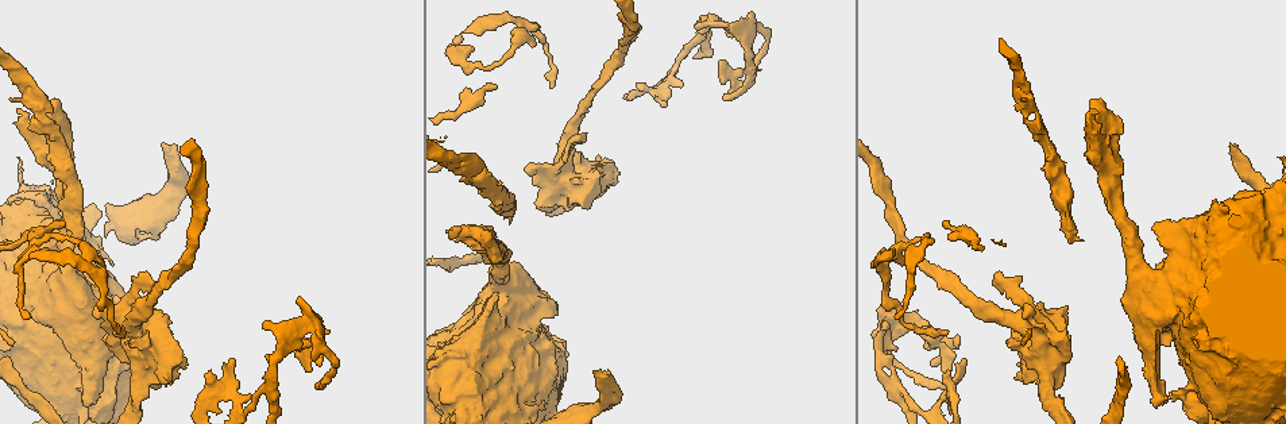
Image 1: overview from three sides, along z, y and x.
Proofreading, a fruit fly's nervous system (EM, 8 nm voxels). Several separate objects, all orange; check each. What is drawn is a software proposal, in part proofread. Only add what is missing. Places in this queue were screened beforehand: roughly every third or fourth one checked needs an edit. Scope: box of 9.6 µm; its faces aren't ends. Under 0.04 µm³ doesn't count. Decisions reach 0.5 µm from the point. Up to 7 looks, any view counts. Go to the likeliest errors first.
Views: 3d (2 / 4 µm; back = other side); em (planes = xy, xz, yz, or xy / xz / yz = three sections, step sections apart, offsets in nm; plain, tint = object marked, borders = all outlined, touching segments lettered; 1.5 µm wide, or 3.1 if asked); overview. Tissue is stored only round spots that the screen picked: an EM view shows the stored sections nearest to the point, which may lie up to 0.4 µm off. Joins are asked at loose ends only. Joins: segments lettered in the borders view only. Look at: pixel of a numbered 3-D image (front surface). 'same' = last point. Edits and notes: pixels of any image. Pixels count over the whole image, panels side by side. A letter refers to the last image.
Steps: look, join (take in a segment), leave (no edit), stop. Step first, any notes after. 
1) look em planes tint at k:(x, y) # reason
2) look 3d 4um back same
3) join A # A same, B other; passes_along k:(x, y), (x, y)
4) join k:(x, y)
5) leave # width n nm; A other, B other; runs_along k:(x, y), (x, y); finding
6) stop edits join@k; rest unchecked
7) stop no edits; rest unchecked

look em planes borders at 1:(509, 222) # free end

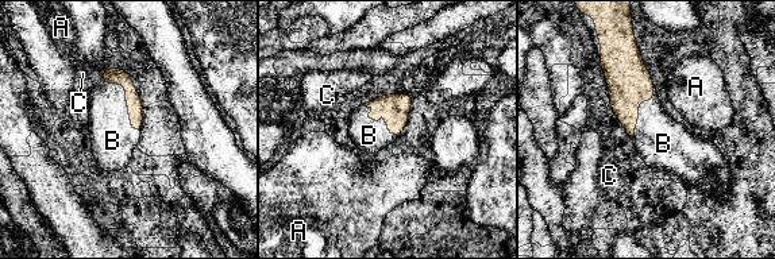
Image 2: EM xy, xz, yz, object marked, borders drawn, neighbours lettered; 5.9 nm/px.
join B # A other, B same, C other; passes_along 2:(396, 107), (385, 120), (369, 135); the cell continues

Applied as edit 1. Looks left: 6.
look overview # see it whole again

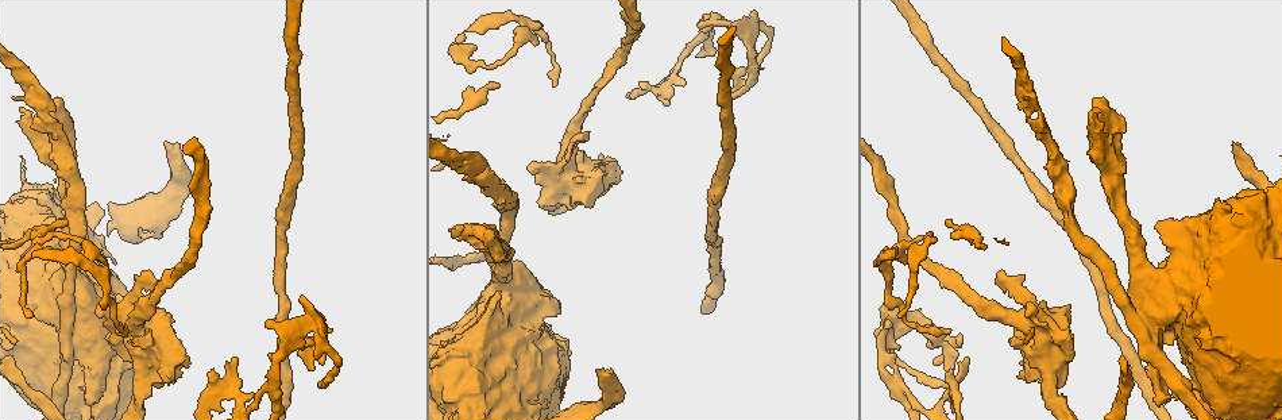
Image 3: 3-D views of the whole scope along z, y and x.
look 3d 4um at 3:(615, 162) # an open end

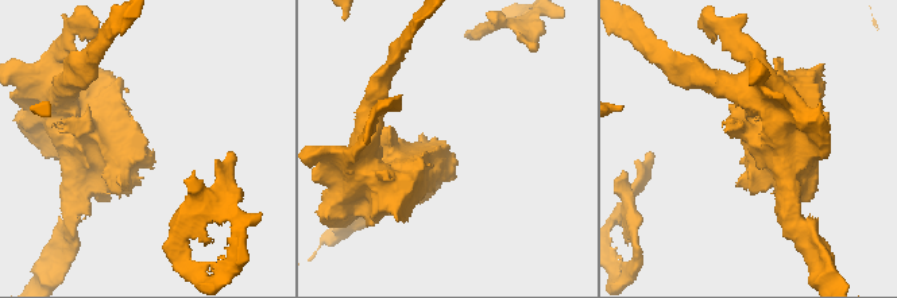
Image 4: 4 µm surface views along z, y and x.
look em planes borders at 4:(146, 144) # need the tissue

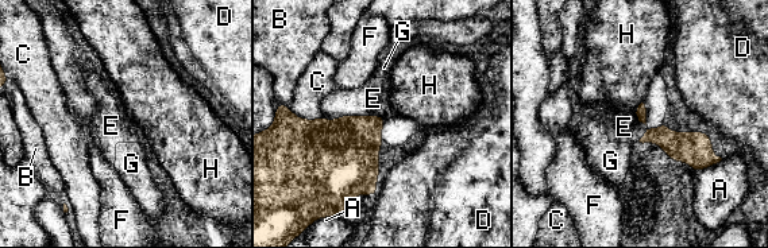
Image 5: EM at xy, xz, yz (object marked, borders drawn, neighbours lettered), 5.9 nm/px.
leave # A other, B other, C other, D other, E other, F other, G other, H other; border 5:(321, 117), (388, 119); none of them fits

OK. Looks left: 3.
look 3d 2um at 3:(700, 25) # an open end

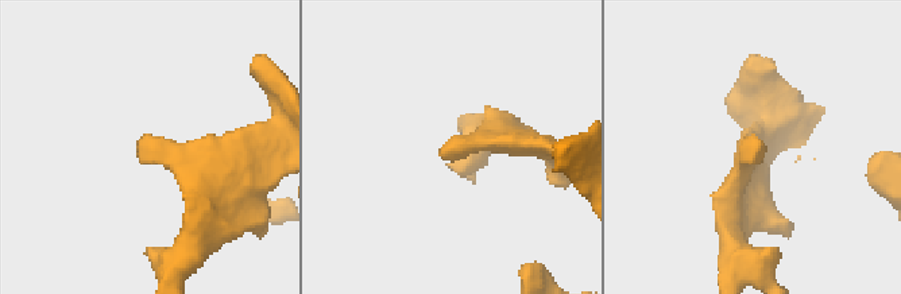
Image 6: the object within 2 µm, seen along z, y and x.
look em yz step 8 borders at 6:(442, 159) # now the EM

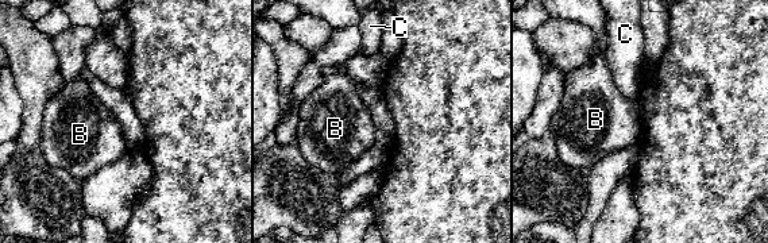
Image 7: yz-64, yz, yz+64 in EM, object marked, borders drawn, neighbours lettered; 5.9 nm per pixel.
look em planes borders same

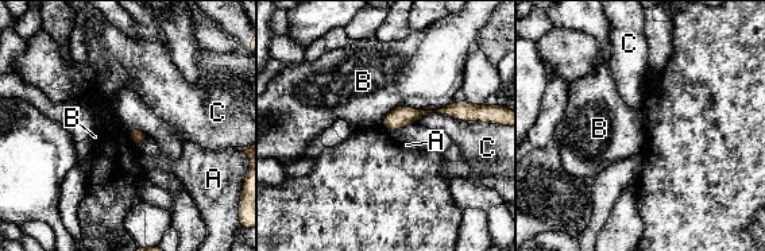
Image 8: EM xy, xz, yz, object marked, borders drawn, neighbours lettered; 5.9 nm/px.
leave # longest_contact B 460 nm; A other, B other, C other; no lettered segment goes on from it

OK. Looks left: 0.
stop edits join@2; rest unchecked

